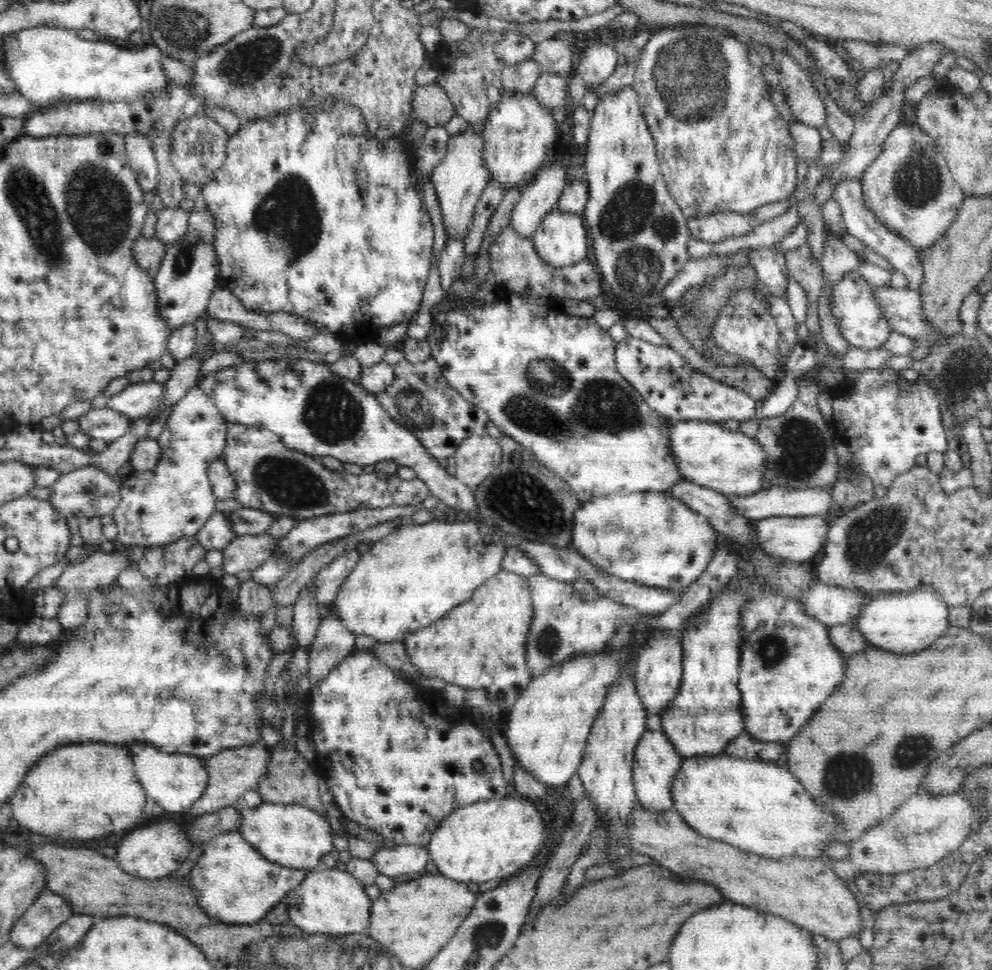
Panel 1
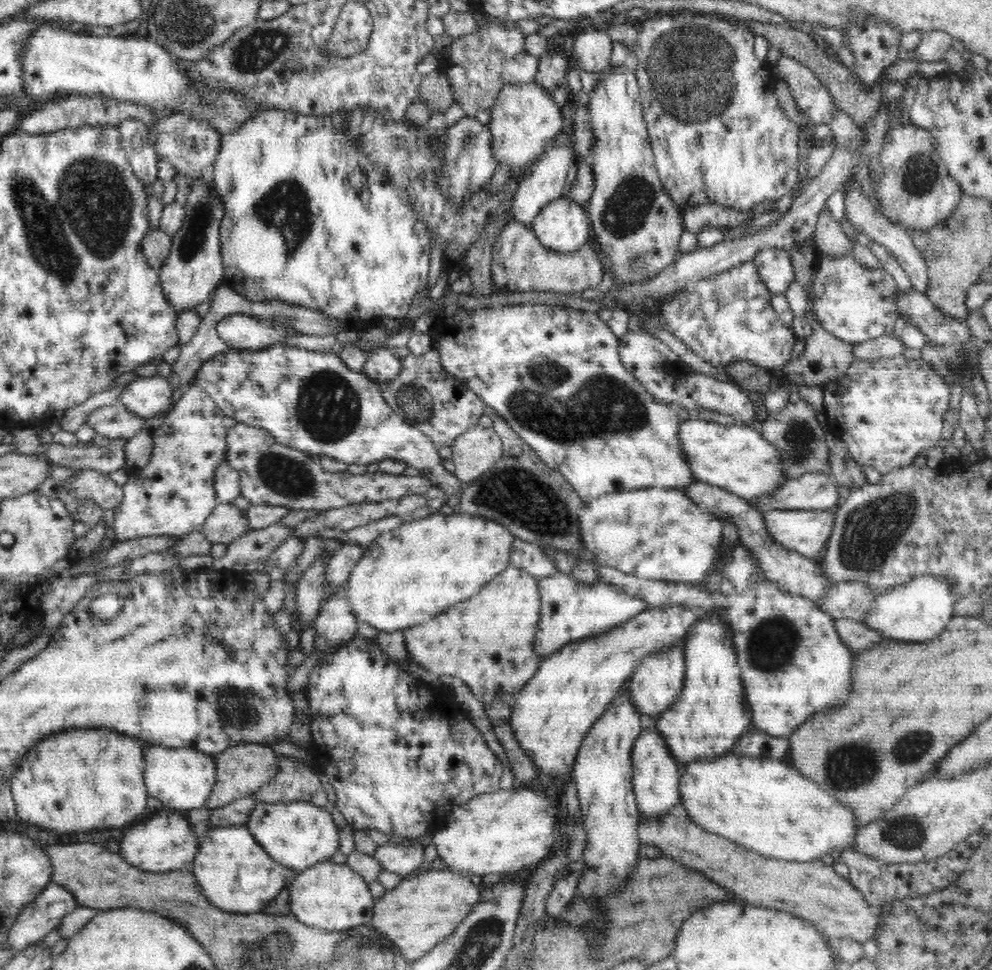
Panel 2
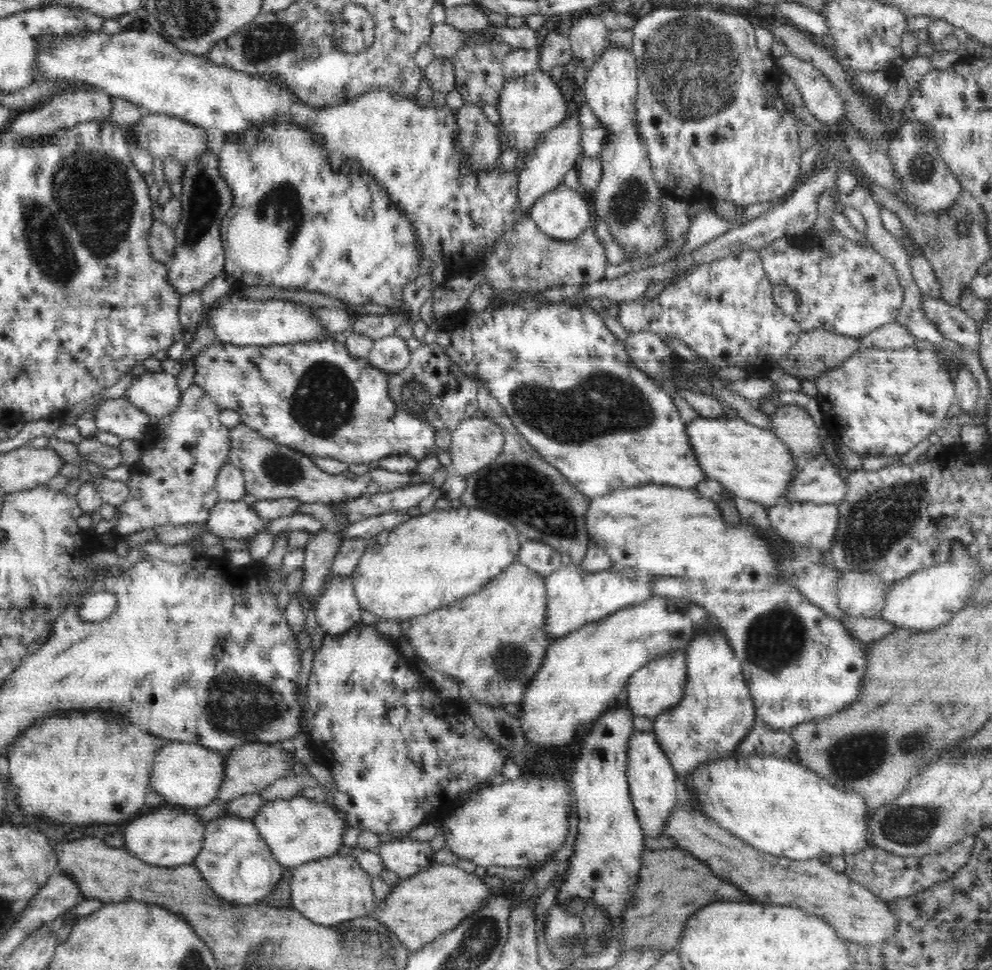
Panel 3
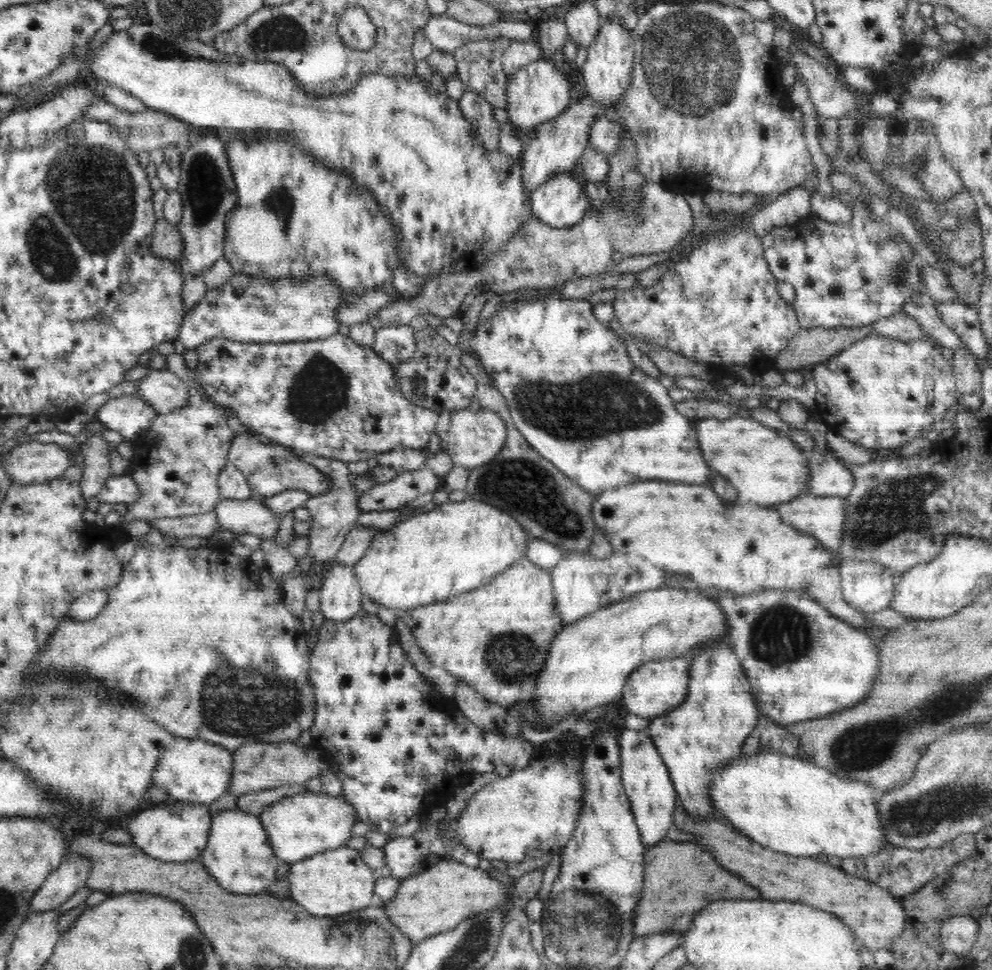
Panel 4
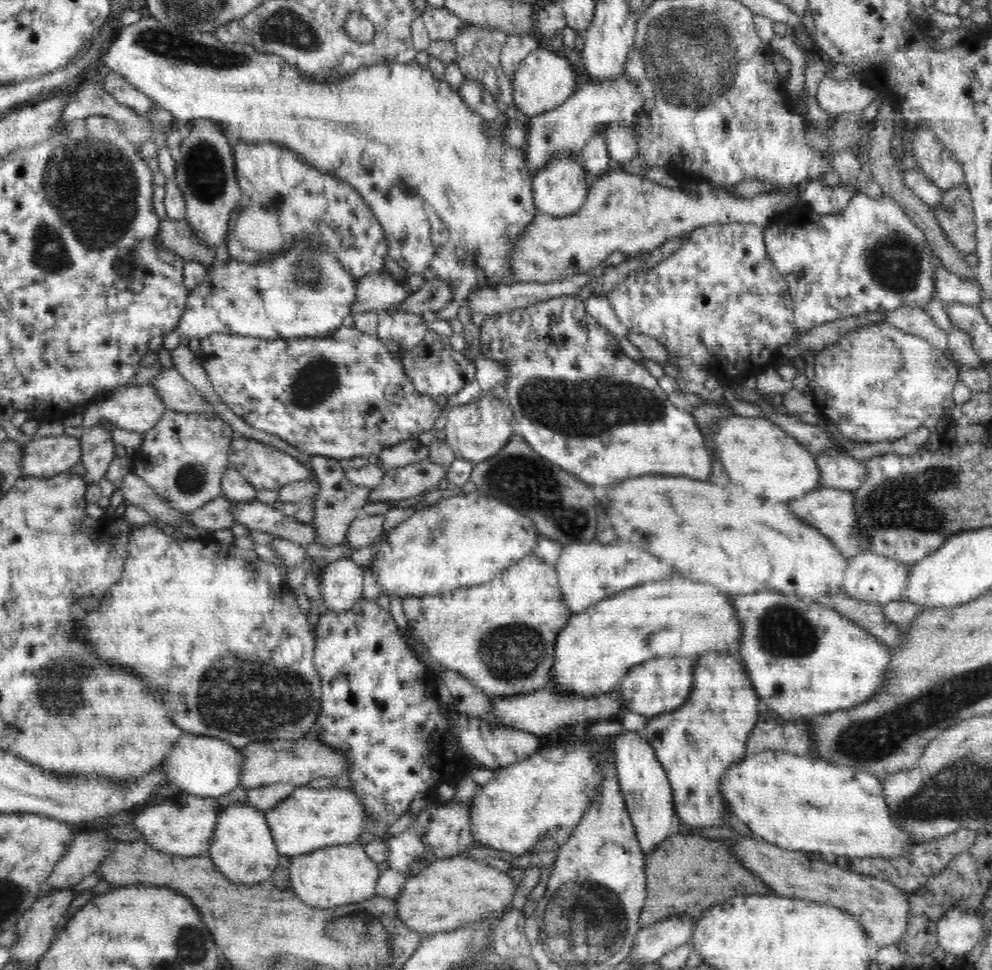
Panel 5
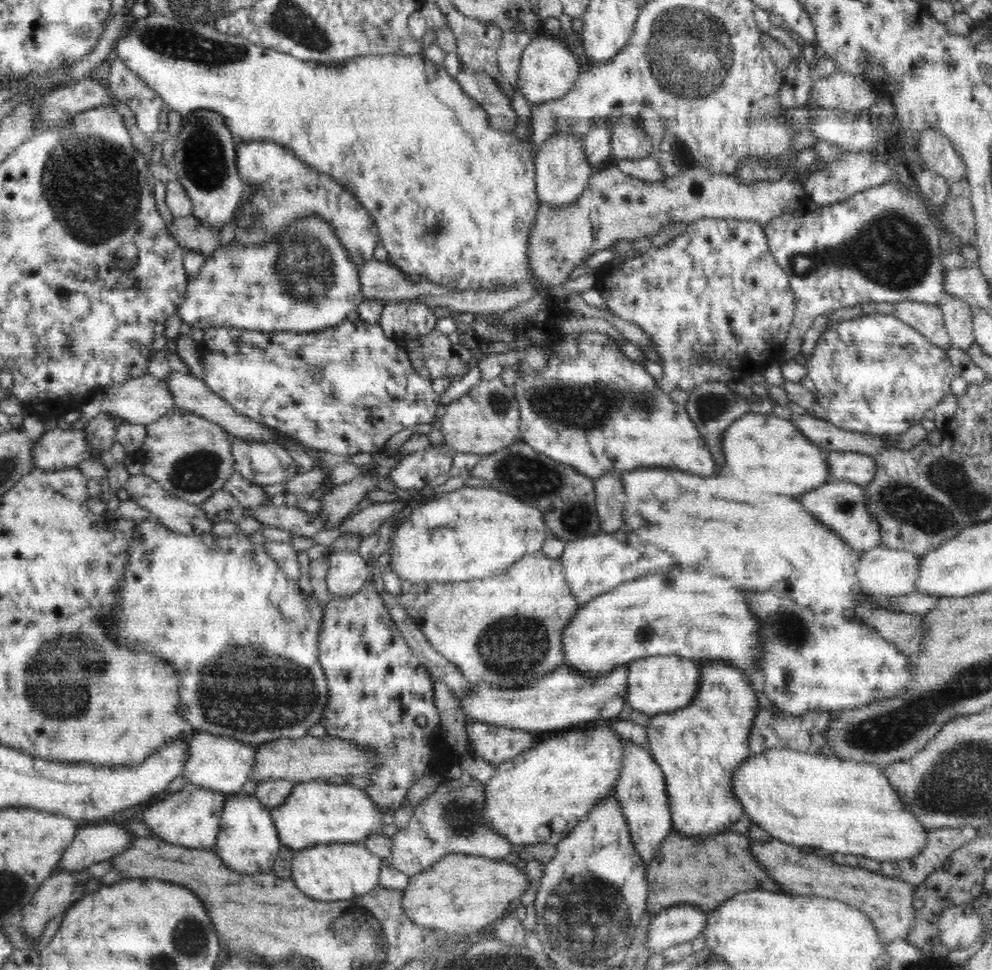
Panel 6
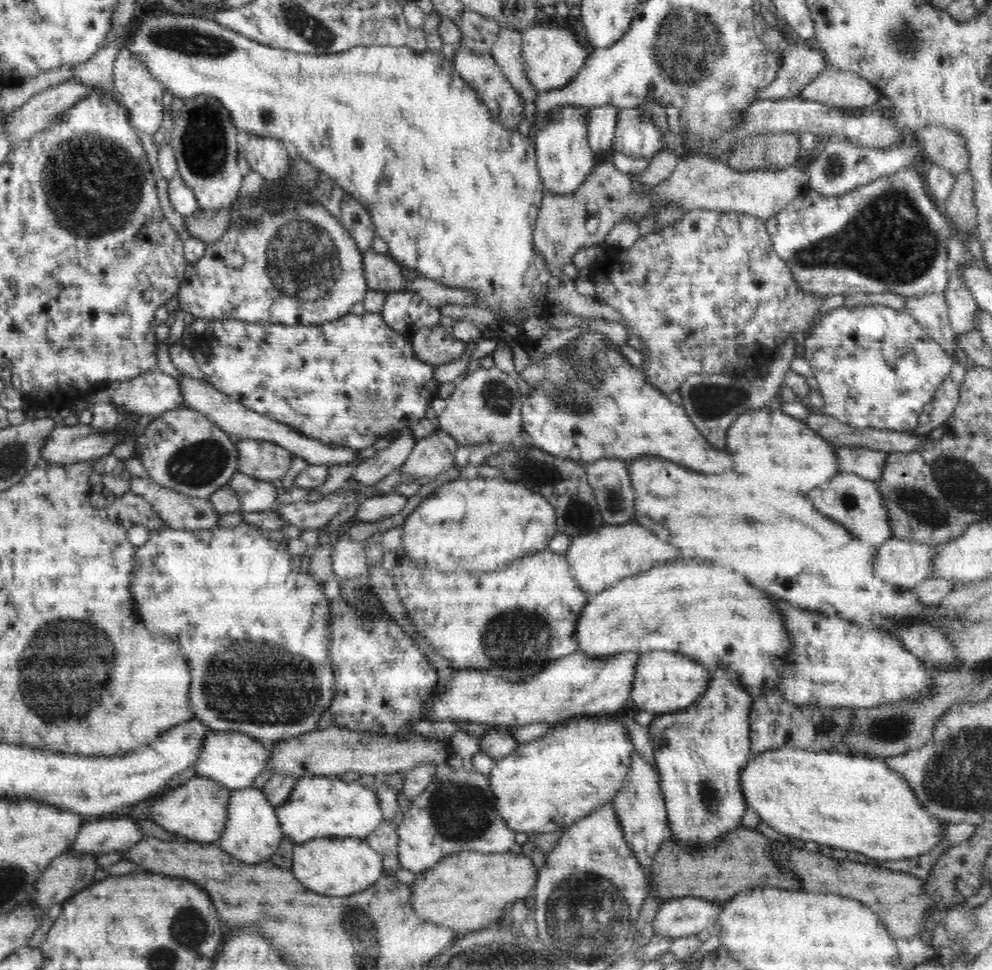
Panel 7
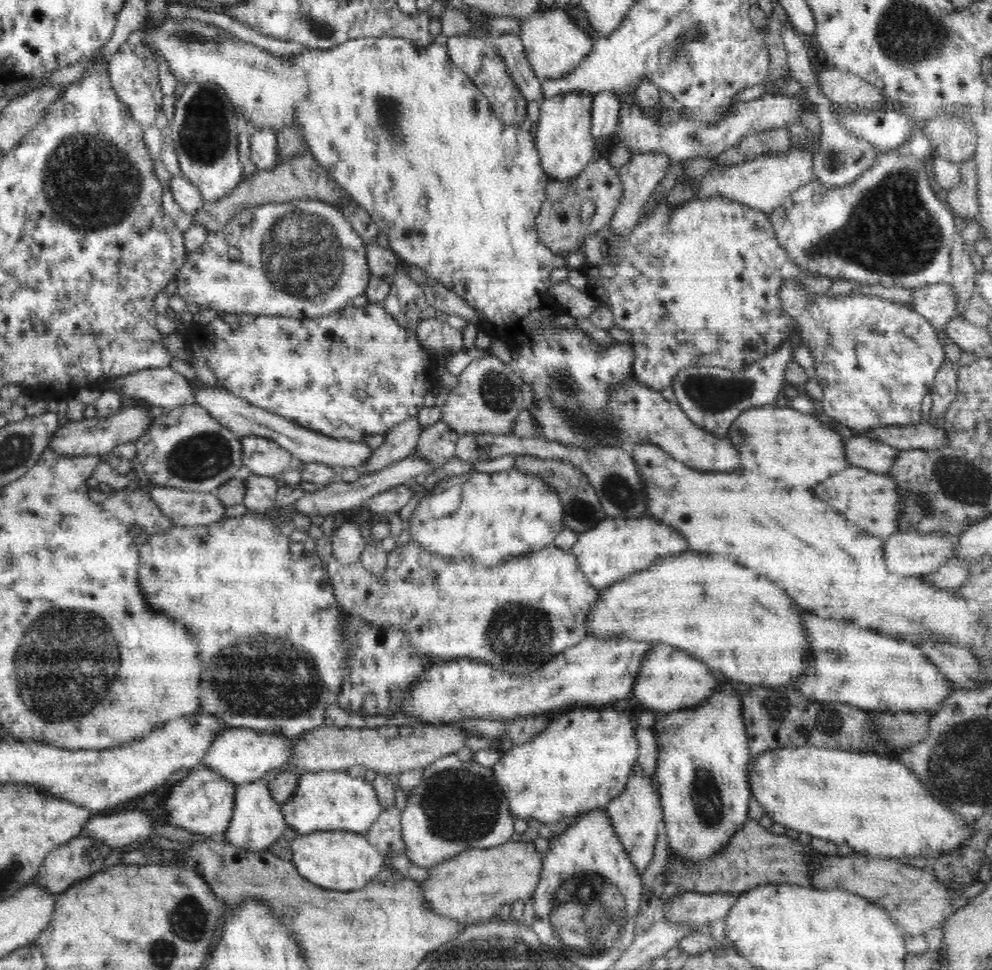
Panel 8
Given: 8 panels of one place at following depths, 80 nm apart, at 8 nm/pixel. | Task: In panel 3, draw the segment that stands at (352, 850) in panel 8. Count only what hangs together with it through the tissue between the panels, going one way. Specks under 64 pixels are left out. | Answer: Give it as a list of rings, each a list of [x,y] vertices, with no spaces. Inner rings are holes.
[[[334,853],[316,861],[293,867],[290,886],[291,904],[309,921],[324,926],[336,926],[353,918],[372,915],[374,909],[372,877],[360,867],[352,854]]]

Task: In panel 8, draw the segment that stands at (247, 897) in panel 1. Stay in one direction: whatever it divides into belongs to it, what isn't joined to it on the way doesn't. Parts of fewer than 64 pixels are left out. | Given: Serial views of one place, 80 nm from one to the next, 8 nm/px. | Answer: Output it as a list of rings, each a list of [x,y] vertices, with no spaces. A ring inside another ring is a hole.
[[[260,780],[239,784],[234,792],[234,810],[228,830],[223,834],[225,841],[246,851],[263,851],[271,847],[286,830],[281,804],[274,800],[268,785]]]

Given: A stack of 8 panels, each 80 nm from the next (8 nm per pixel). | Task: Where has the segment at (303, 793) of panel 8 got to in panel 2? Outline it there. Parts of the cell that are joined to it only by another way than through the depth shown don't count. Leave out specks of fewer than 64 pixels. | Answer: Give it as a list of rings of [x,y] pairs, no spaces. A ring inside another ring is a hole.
[[[311,801],[289,803],[258,802],[252,810],[246,827],[256,841],[276,862],[291,870],[301,871],[330,859],[339,850],[339,829],[332,814]]]

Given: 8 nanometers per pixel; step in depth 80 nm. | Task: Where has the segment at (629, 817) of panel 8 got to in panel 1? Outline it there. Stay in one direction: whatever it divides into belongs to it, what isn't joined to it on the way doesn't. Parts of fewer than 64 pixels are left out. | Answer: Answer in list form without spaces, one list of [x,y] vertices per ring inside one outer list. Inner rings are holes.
[[[647,729],[638,741],[634,754],[633,785],[637,802],[648,810],[665,811],[671,809],[674,804],[672,793],[670,793],[672,782],[674,782],[674,776],[683,762],[684,758],[680,756],[677,748],[666,738],[662,730]]]

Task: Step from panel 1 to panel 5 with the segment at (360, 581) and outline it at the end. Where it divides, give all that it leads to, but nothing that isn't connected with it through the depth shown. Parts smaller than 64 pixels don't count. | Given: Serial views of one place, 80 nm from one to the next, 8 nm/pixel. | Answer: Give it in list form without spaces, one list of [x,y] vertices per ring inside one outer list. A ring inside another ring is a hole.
[[[476,491],[470,492],[470,494],[459,493],[457,496],[443,497],[434,506],[416,511],[408,520],[404,520],[404,522],[393,528],[387,535],[384,535],[383,540],[378,544],[377,555],[368,565],[362,566],[362,569],[364,569],[364,574],[367,570],[374,569],[377,571],[377,580],[379,580],[377,583],[379,583],[380,591],[386,593],[390,599],[392,594],[393,596],[399,596],[401,600],[404,597],[423,597],[424,595],[445,593],[461,589],[462,587],[481,585],[492,580],[496,575],[514,563],[517,563],[521,558],[531,555],[537,548],[540,538],[541,534],[538,534],[538,529],[537,526],[534,526],[534,522],[530,521],[530,518],[527,518],[521,511],[518,511],[516,507],[510,507],[510,504],[503,502],[499,498],[483,496]]]

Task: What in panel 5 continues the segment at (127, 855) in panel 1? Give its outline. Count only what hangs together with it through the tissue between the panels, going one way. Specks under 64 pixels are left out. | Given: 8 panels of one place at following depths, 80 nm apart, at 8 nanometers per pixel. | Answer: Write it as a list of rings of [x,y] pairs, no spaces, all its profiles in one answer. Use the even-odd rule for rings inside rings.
[[[178,793],[164,804],[156,804],[140,812],[134,826],[141,832],[141,840],[148,842],[152,849],[178,857],[206,857],[221,809],[216,799]]]

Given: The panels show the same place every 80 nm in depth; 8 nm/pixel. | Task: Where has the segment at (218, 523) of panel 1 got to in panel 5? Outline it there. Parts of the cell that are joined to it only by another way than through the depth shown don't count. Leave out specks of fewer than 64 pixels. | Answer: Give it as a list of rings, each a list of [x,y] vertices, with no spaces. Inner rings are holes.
[[[234,502],[231,510],[237,524],[242,524],[252,531],[261,530],[273,534],[274,538],[288,540],[305,549],[317,540],[313,523],[299,522],[299,515],[288,518],[282,511],[264,502]]]

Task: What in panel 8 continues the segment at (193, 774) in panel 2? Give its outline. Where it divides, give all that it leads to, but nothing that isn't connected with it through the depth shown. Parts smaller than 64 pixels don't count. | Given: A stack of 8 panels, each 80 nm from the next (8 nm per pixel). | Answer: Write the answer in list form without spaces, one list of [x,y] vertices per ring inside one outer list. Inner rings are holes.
[[[227,728],[220,732],[212,746],[208,749],[202,765],[208,769],[220,773],[224,778],[234,783],[234,786],[246,784],[247,782],[258,781],[266,772],[282,768],[288,764],[294,755],[294,742],[291,739],[278,733],[262,733],[252,729]]]

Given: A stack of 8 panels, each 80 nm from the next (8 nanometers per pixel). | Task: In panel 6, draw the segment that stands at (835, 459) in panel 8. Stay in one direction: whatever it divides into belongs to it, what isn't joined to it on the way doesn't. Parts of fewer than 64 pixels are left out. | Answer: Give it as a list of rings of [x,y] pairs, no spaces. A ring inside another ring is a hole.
[[[775,407],[768,410],[753,409],[728,426],[722,436],[722,449],[726,468],[746,482],[756,482],[772,494],[800,497],[818,489],[831,478],[826,452],[820,445],[810,442],[790,419],[780,416]]]

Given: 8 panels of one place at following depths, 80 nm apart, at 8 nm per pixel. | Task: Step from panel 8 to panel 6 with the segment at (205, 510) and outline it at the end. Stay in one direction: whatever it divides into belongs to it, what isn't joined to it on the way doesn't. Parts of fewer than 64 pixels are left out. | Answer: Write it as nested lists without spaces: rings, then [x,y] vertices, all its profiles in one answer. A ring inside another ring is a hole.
[[[146,475],[131,476],[126,482],[126,493],[135,502],[139,503],[139,506],[146,508],[150,517],[157,519],[162,525],[167,526],[170,530],[178,531],[180,534],[208,534],[212,533],[213,522],[209,516],[205,514],[203,506],[191,504],[183,498],[170,496],[168,492],[159,486],[158,482],[154,479],[147,477]]]

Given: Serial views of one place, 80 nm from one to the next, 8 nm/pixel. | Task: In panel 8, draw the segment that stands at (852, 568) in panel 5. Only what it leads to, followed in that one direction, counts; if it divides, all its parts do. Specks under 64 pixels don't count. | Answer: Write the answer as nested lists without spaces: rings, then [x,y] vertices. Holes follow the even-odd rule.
[[[898,530],[885,539],[886,569],[902,577],[928,576],[944,566],[952,558],[952,554],[956,553],[958,538],[959,536],[943,536],[938,532],[918,533]]]

